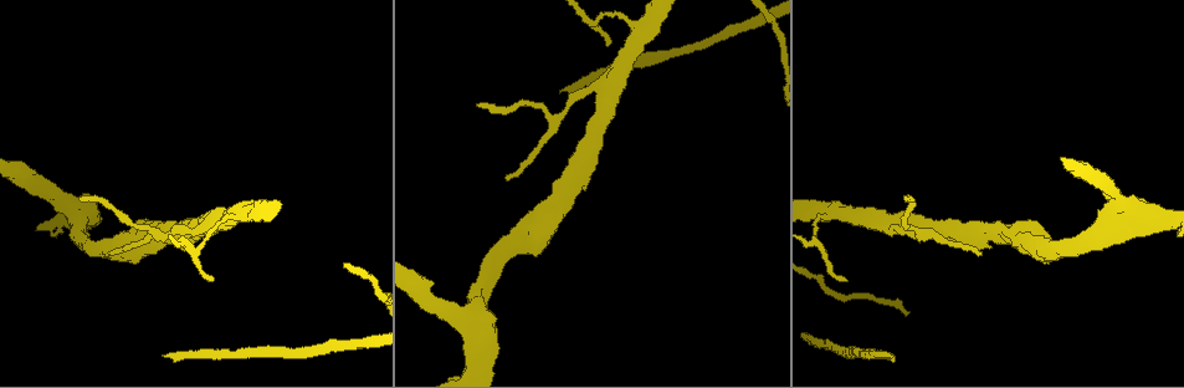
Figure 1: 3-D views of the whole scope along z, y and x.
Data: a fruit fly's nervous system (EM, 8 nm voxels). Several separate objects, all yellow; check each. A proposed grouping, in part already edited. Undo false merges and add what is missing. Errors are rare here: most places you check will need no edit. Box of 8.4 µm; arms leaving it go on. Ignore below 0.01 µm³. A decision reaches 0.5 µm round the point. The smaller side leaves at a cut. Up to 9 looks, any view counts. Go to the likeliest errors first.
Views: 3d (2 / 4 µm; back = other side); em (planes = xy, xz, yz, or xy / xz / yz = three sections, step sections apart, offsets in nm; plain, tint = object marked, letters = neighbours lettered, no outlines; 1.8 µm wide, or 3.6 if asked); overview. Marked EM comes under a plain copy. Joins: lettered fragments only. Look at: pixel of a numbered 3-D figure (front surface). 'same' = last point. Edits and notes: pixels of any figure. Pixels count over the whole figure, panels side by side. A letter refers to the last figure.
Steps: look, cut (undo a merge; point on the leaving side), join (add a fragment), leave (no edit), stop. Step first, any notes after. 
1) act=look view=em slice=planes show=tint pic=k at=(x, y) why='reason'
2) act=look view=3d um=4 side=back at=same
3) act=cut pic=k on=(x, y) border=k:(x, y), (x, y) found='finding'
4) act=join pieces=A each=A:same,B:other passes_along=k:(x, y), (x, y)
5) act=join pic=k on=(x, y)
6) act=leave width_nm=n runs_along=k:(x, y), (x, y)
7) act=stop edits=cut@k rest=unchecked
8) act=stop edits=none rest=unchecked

act=look view=3d um=4 pic=1 at=(891, 354)

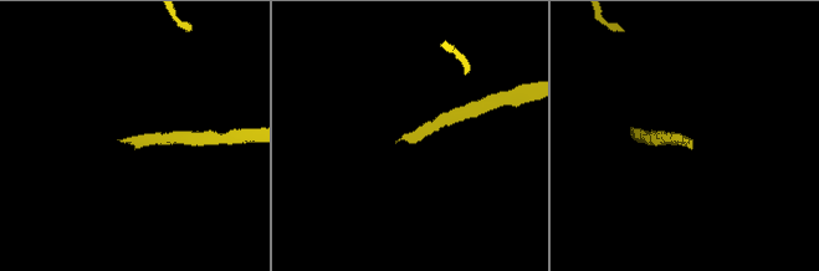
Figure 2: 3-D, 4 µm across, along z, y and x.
act=look view=em slice=planes show=letters pic=2 at=(690, 138) why='need the tissue'

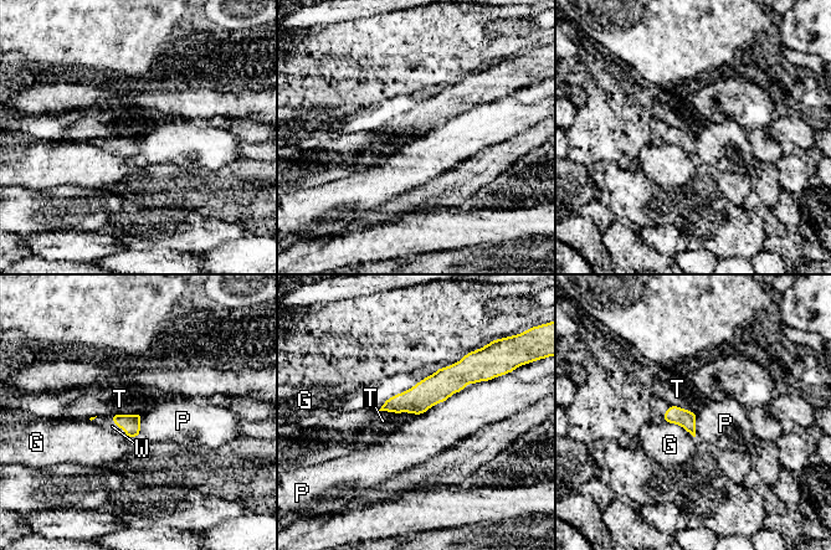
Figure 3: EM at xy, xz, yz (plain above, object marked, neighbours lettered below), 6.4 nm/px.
act=join pieces=W width_nm=110 each=G:other,P:other,T:other,W:same passes_along=3:(131, 423), (118, 426), (103, 421) found='the neuron continues'

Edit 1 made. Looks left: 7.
act=look view=overview

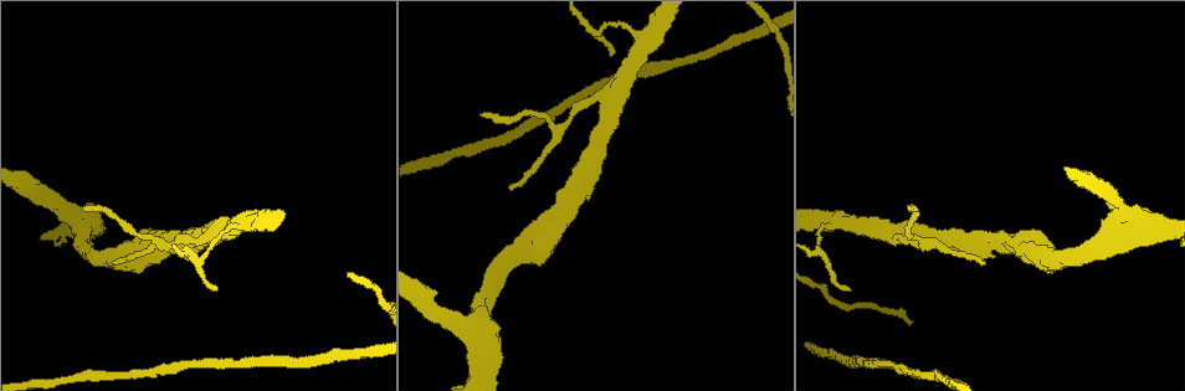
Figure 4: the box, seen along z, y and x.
act=look view=em slice=planes show=letters pic=4 at=(84, 209) why='an open end'

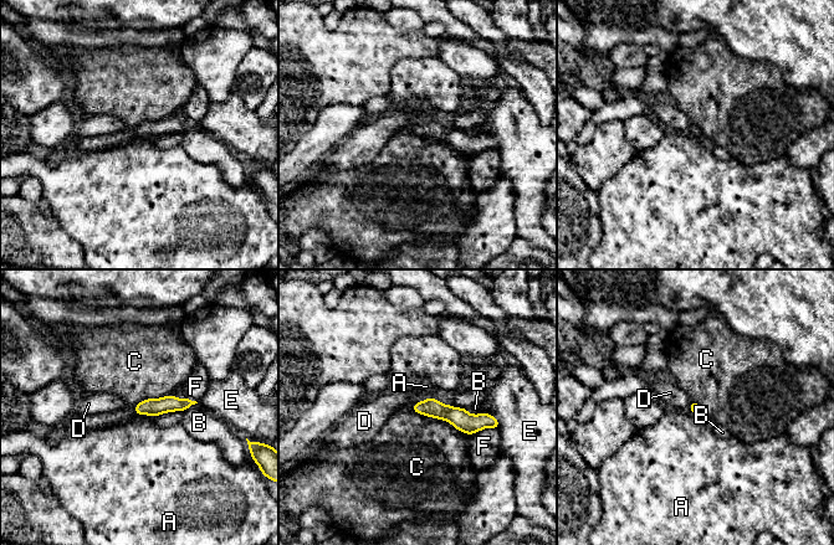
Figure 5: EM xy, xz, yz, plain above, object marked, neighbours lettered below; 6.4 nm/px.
act=leave each=A:other,B:other,C:other,D:other,E:other,F:other border=5:(413, 410), (446, 420), (469, 435) found='none of them fits'

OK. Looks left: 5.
act=look view=3d um=4 side=back pic=4 at=(81, 227) why='branch point'

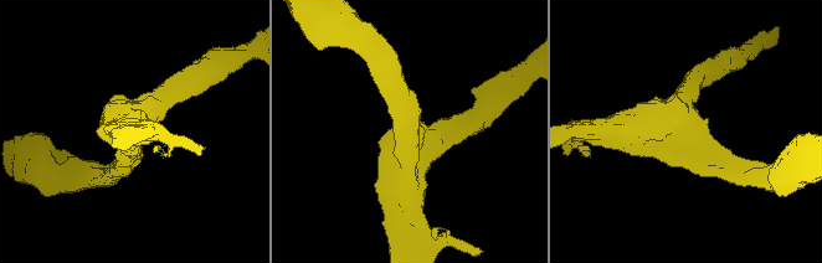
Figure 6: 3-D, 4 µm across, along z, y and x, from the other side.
act=look view=em um=3.6 slice=planes show=tint pic=6 at=(688, 129) arms=3 arm_widths_nm=260,280,480 why='shape alone is not enough'

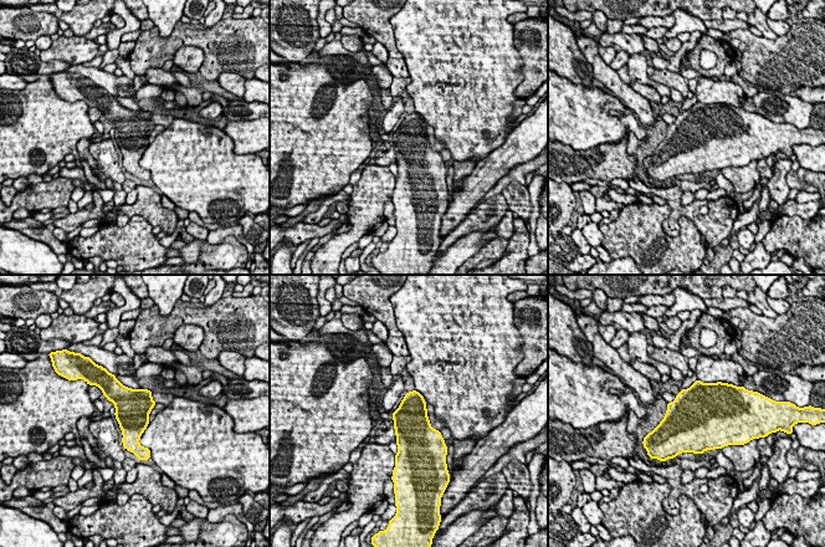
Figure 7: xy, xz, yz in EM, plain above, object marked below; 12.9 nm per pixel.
act=look view=em um=3.6 slice=planes show=letters at=same

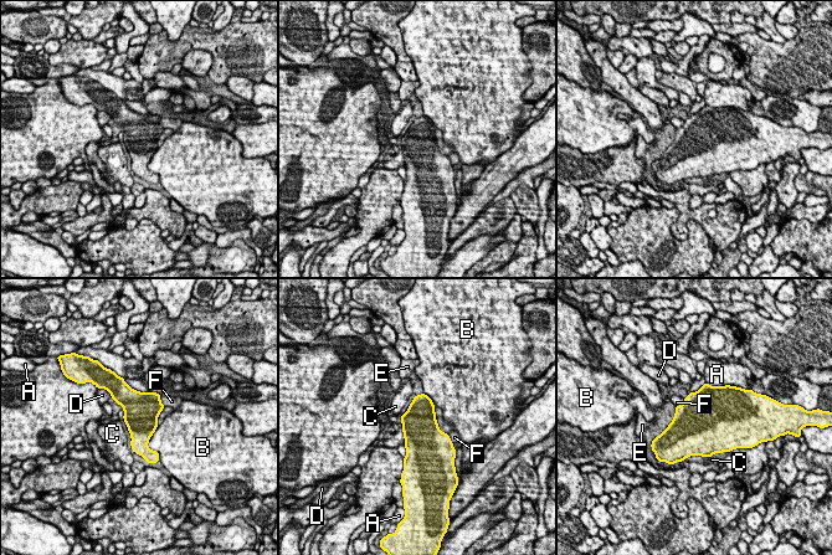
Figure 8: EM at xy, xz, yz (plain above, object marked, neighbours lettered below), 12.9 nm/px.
act=leave width_nm=460 each=A:other,B:other,C:other,D:other,E:other,F:other border=8:(160, 395), (160, 402), (164, 406) found='one neuron here'

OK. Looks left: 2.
act=look view=em um=3.6 slice=xy step=8 show=letters pic=4 at=(824, 253) why='abrupt turn'

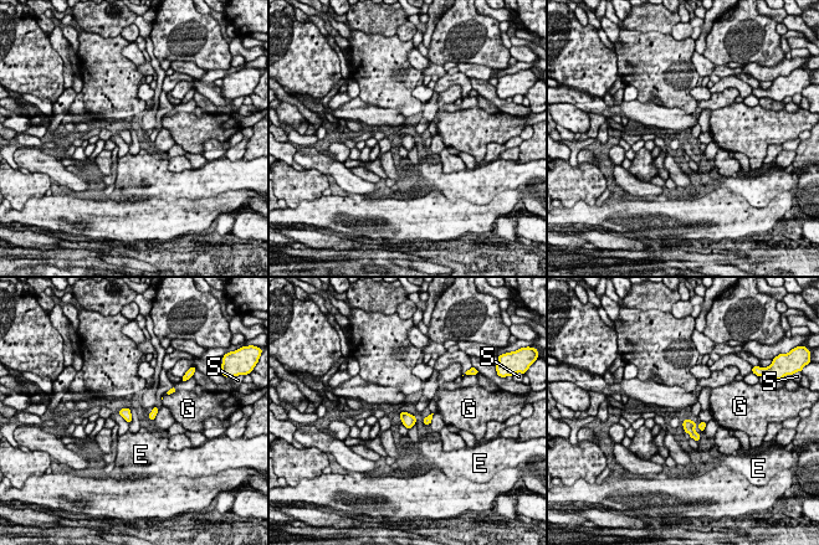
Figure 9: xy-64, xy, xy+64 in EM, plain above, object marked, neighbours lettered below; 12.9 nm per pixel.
act=leave each=E:other,G:other,S:other found='all the same neuron'

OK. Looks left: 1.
act=stop edits=join@3 rest=unchecked

